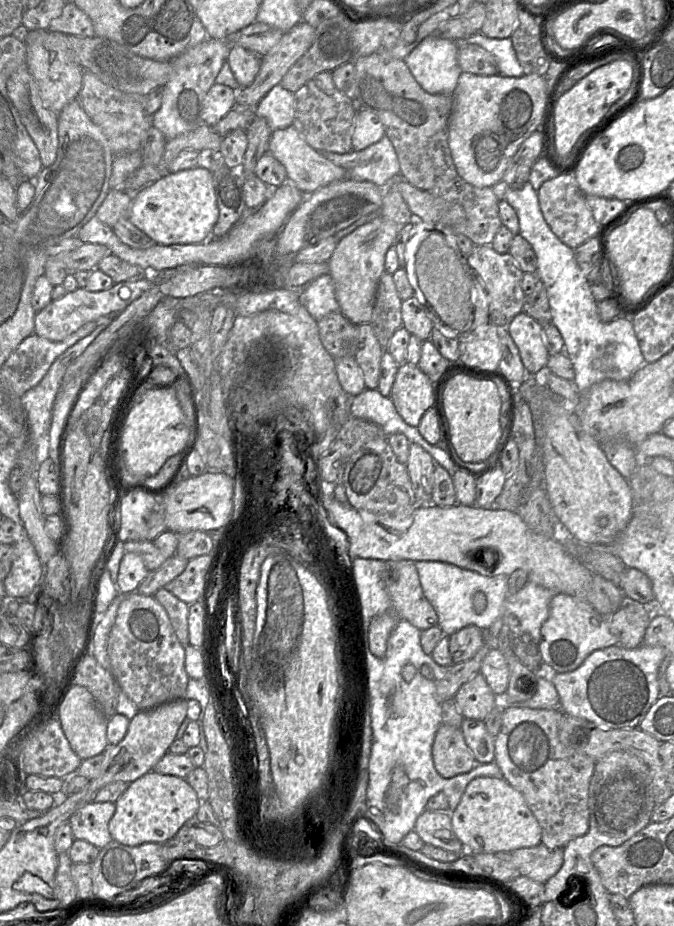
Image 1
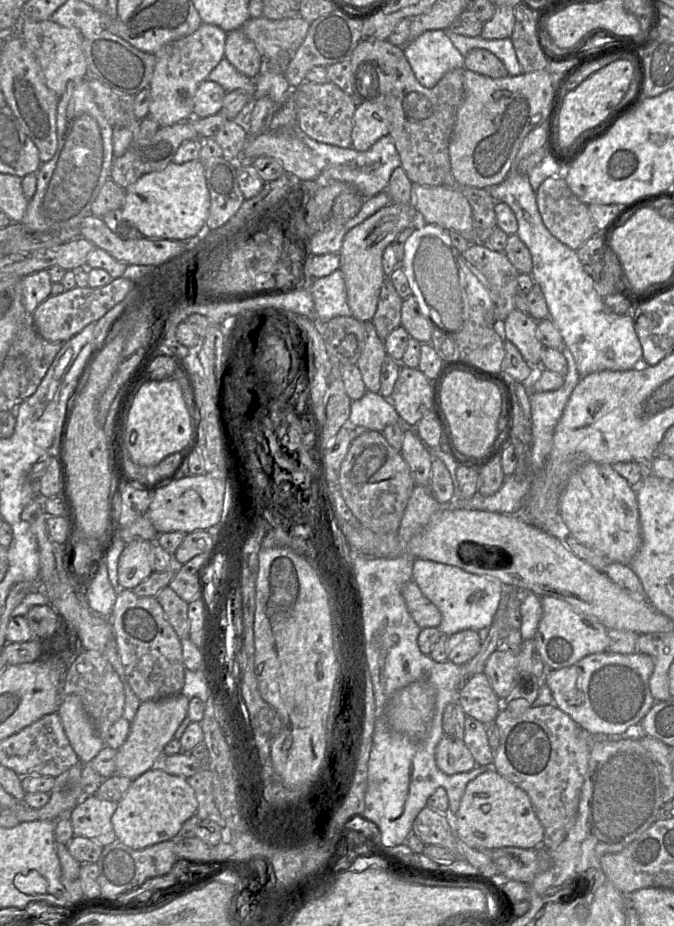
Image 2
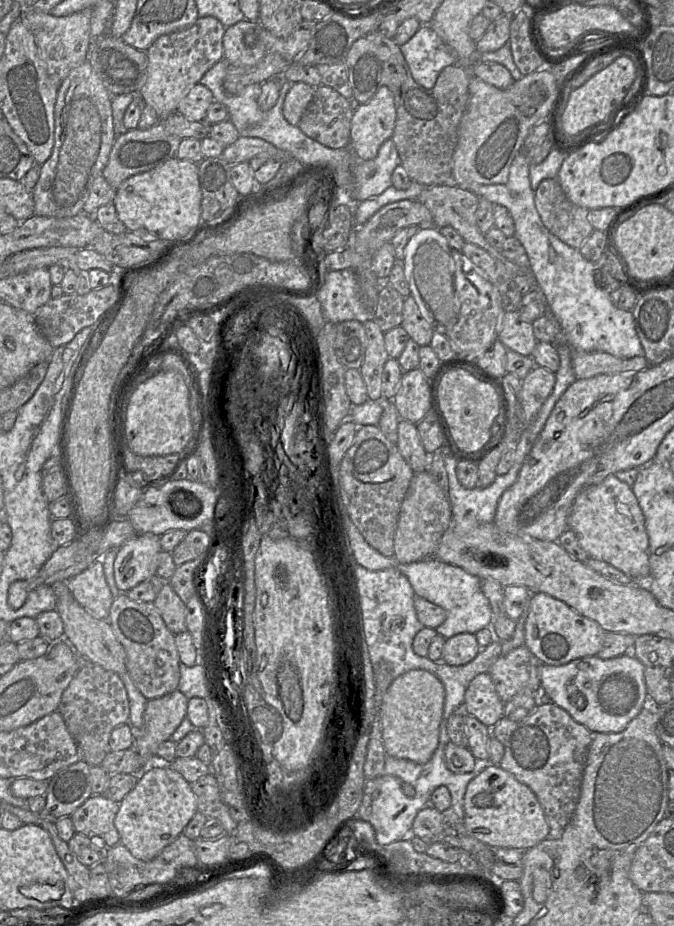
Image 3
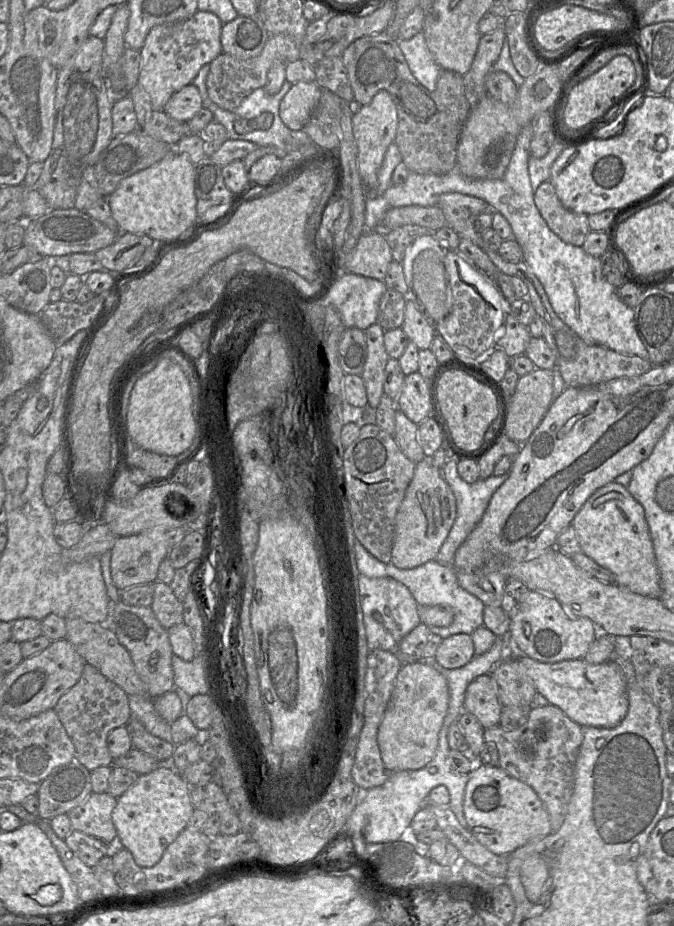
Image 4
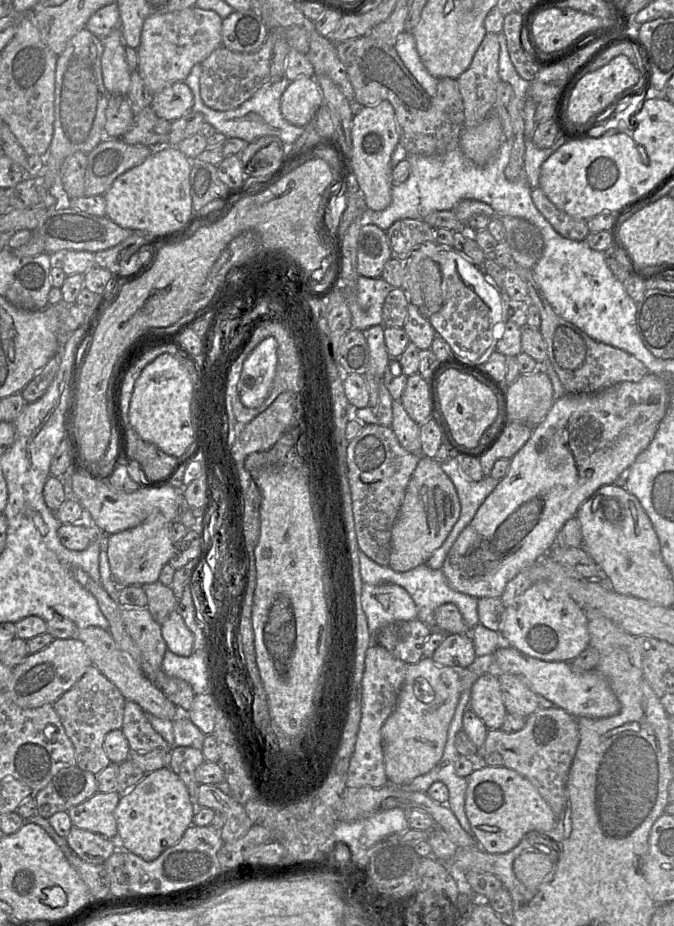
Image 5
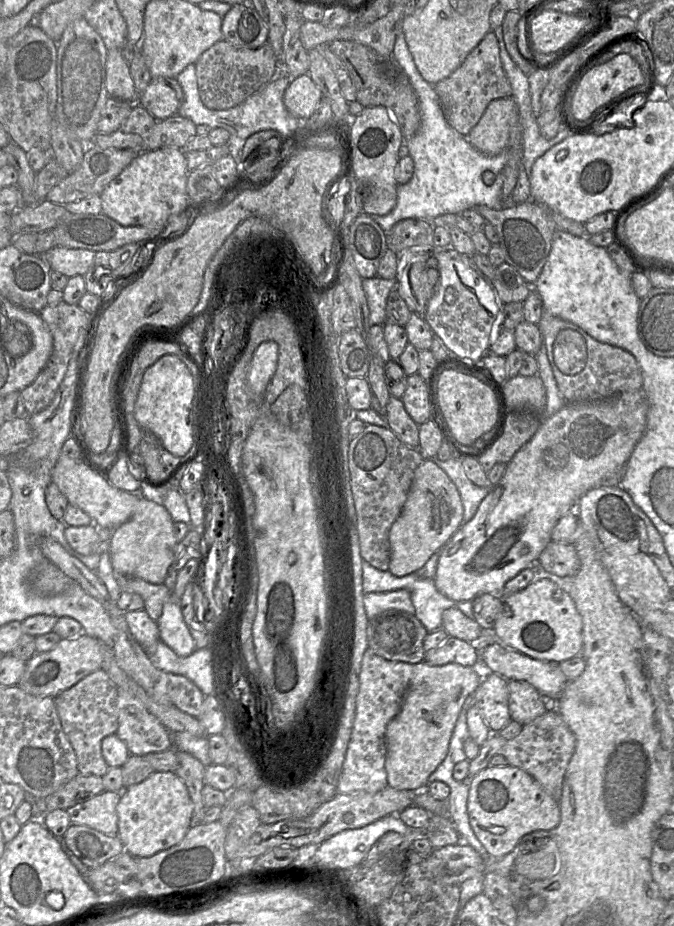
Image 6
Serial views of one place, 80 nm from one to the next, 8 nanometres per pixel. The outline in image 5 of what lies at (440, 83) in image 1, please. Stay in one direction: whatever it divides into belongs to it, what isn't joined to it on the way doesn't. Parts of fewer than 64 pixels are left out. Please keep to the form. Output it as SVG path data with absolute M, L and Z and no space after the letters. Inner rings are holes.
M403 31L397 37L395 49L404 65L430 96L437 93L438 80L423 65L412 32Z

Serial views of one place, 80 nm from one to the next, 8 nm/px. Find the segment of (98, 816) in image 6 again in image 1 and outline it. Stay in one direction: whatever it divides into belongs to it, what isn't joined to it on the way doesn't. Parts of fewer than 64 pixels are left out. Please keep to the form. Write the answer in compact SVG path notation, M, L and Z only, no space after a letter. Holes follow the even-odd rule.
M90 802L78 809L69 819L74 840L80 839L99 849L113 839L109 832L109 822L116 811L115 803Z

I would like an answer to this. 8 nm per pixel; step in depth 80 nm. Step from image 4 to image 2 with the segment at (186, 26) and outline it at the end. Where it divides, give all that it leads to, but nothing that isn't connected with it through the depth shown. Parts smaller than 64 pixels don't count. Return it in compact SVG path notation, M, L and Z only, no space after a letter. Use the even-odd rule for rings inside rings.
M202 23L192 34L169 42L158 50L149 84L149 117L160 127L188 122L193 117L194 96L199 85L224 57L227 33L213 24Z

